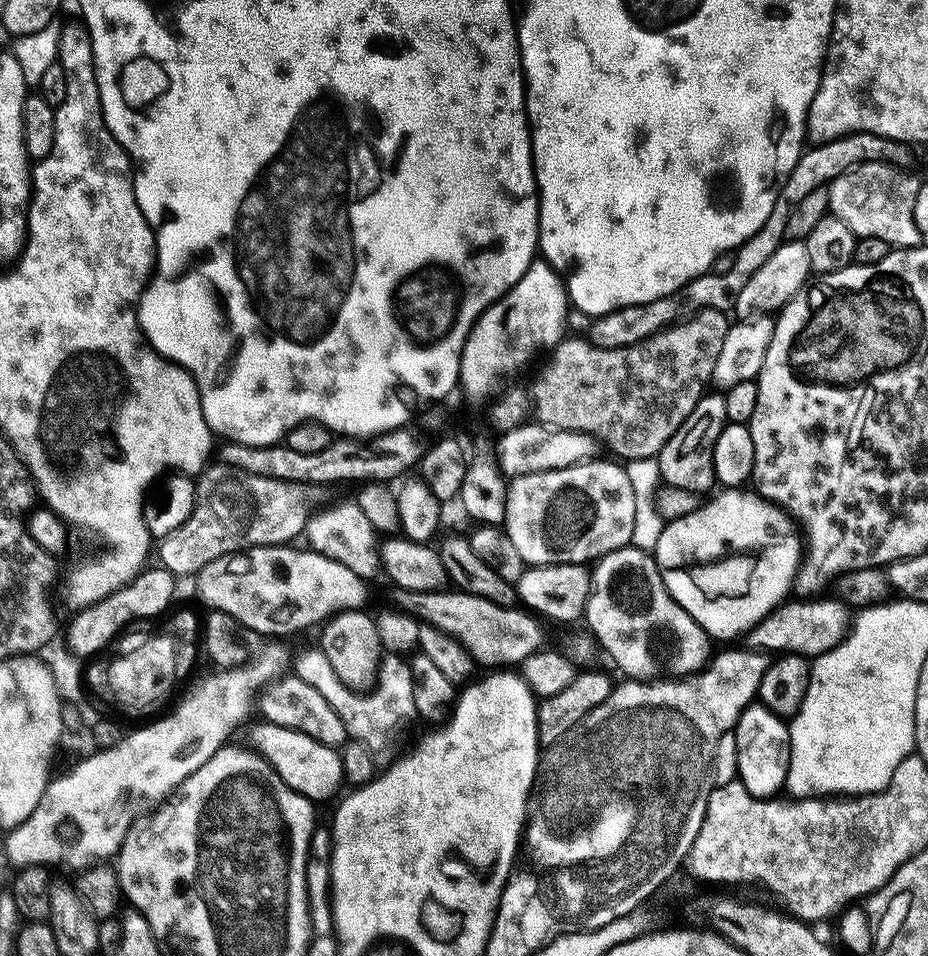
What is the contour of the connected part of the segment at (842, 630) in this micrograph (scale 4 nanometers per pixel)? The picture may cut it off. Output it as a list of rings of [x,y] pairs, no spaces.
[[[816,598],[811,602],[796,602],[800,604],[791,604],[791,602],[781,604],[775,612],[771,612],[770,615],[765,616],[761,624],[756,625],[751,632],[747,633],[747,647],[752,650],[769,650],[768,648],[774,648],[778,650],[777,652],[795,654],[805,658],[815,658],[823,652],[834,650],[834,646],[842,643],[845,636],[848,635],[854,623],[854,616],[850,611],[849,605],[844,600],[840,598],[833,598],[834,600],[820,599],[824,598]]]

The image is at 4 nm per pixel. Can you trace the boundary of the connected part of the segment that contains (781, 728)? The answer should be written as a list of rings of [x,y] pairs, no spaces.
[[[753,702],[745,708],[740,720],[735,726],[736,745],[738,746],[738,779],[750,790],[752,796],[772,798],[776,792],[785,787],[788,779],[788,749],[789,725],[781,717],[773,714],[769,708],[759,702]]]

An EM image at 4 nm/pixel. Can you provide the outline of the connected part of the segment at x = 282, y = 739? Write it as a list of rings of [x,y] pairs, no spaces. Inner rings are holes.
[[[268,724],[265,729],[262,755],[293,790],[310,801],[319,802],[330,799],[339,790],[340,784],[345,783],[342,758],[333,745],[323,744],[295,728],[282,728],[279,724]]]

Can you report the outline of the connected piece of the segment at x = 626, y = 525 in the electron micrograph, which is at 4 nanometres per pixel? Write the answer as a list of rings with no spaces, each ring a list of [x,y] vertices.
[[[600,459],[578,462],[569,468],[555,468],[549,472],[517,476],[507,485],[502,527],[510,542],[514,542],[525,565],[587,565],[588,560],[599,561],[601,558],[611,557],[614,550],[631,545],[637,498],[634,494],[633,477],[628,472],[624,473],[618,465]]]

